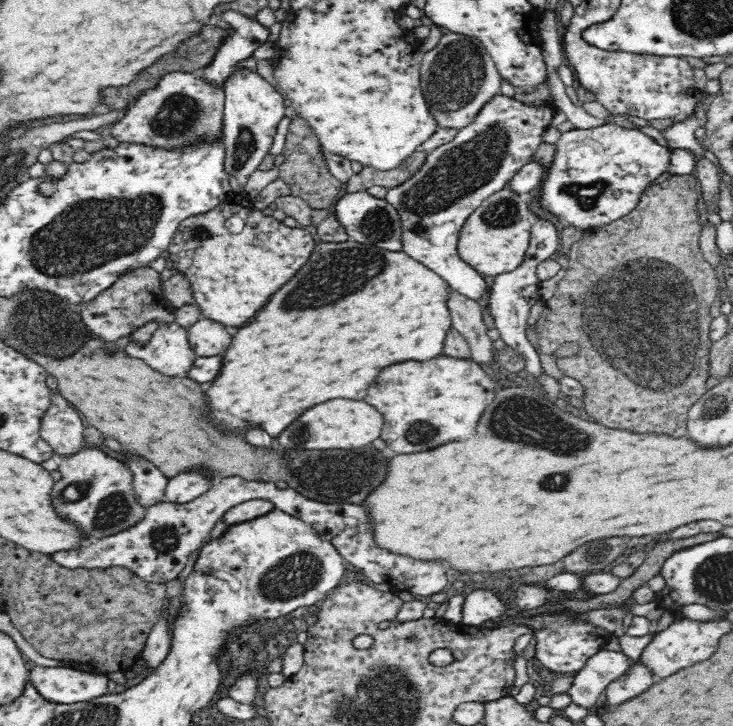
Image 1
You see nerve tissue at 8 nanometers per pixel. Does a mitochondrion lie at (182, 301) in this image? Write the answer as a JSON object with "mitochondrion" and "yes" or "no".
{"mitochondrion":"no"}

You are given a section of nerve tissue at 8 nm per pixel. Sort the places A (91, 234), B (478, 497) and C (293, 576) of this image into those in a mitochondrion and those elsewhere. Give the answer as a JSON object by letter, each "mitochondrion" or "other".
{"A":"mitochondrion","B":"other","C":"mitochondrion"}

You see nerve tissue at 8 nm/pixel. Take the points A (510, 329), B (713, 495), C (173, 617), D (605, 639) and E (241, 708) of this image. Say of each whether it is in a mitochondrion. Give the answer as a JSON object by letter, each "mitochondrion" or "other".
{"A":"other","B":"other","C":"other","D":"other","E":"other"}

